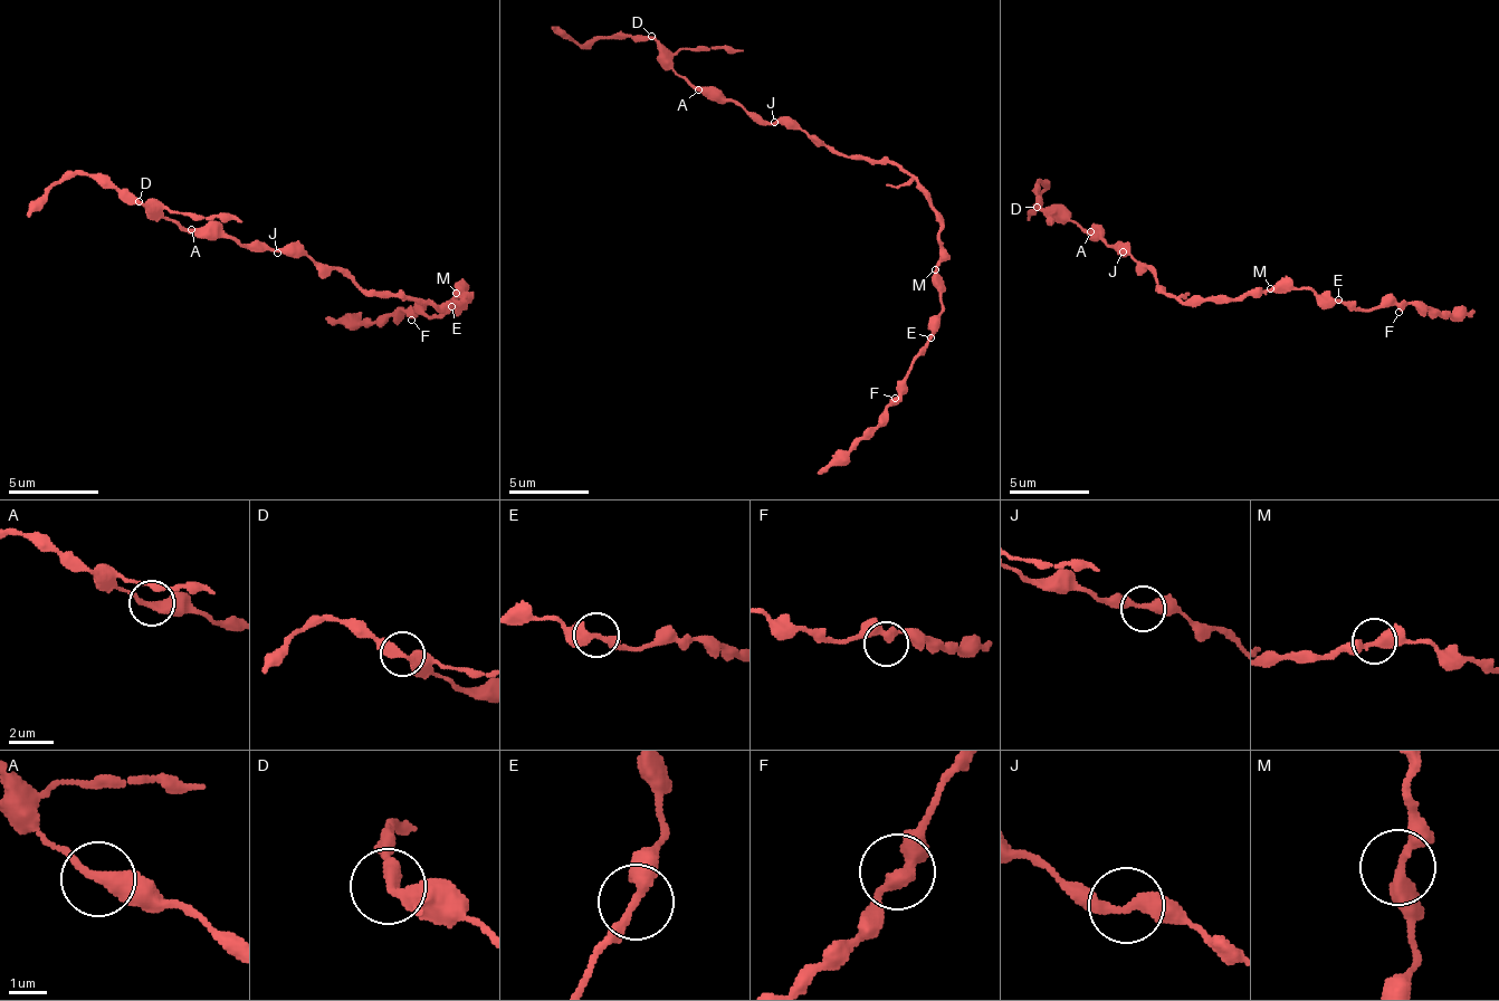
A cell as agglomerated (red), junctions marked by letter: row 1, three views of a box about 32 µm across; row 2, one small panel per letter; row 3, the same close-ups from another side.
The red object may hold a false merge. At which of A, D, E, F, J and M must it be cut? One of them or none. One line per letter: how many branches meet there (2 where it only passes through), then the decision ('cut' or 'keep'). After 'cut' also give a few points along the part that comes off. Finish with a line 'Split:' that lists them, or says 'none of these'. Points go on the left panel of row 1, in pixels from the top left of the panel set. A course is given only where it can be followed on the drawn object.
A: 2 branches meet; keep
D: 2 branches meet; keep
E: 2 branches meet; keep
F: 2 branches meet; keep
J: 2 branches meet; keep
M: 2 branches meet; keep
Split: none of these

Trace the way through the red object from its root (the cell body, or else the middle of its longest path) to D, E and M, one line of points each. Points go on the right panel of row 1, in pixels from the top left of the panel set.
D: (1163, 288), (1130, 251), (1115, 248), (1103, 236), (1090, 236), (1070, 220), (1050, 220), (1038, 208)
E: (1163, 288), (1186, 299), (1242, 299), (1259, 292), (1290, 292), (1295, 288), (1310, 288), (1318, 296), (1338, 299)
M: (1163, 288), (1186, 299), (1242, 299), (1270, 288)

